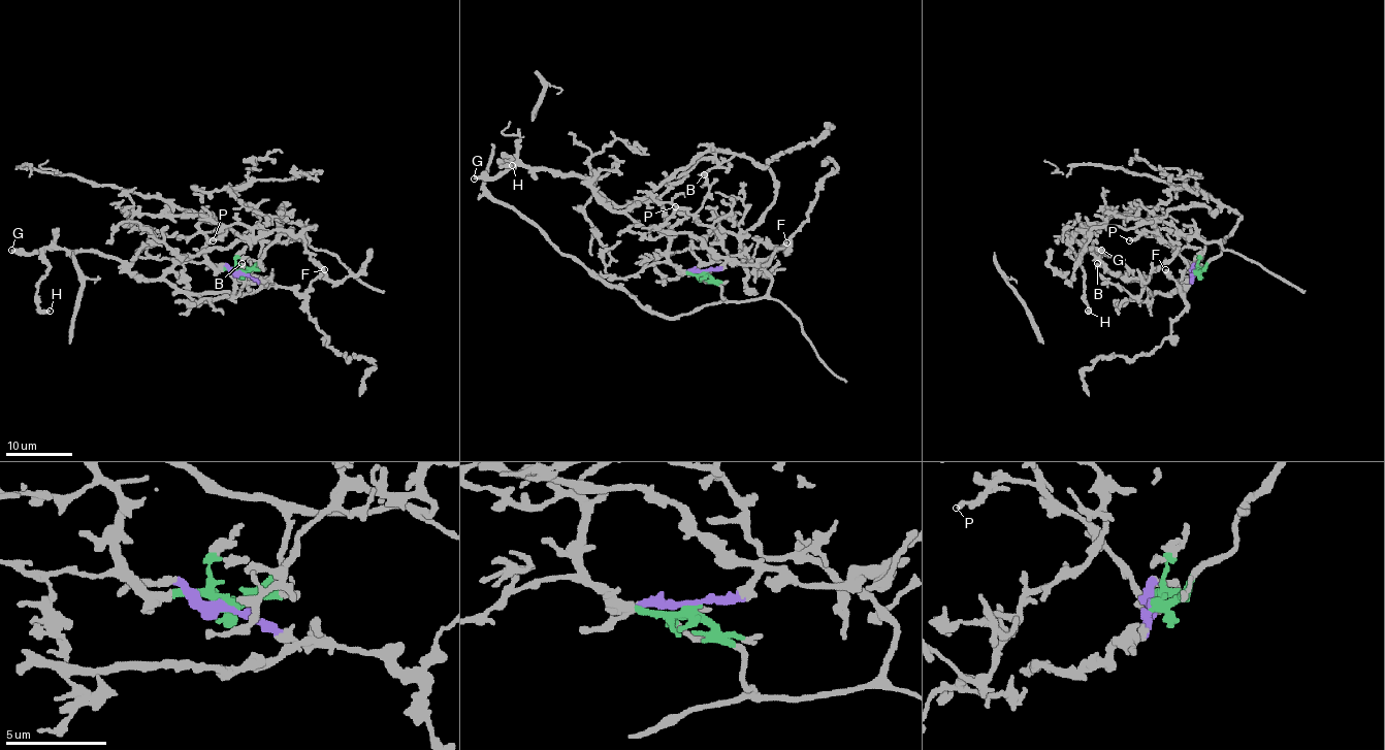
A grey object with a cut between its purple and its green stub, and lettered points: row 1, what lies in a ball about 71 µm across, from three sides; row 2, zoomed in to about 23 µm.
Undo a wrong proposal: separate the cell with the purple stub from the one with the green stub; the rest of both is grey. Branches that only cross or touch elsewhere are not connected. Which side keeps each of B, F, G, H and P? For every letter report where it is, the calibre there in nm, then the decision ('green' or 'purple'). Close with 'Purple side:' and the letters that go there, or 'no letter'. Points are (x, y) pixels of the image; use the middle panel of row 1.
B: place (704, 174); calibre 440 nm; green
F: place (786, 242); calibre 440 nm; purple
G: place (474, 178); calibre 400 nm; purple
H: place (512, 165); calibre 380 nm; purple
P: place (675, 206); calibre 280 nm; green
Purple side: F, G, H

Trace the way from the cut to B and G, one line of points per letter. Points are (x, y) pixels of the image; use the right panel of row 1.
B: (1194, 272), (1220, 254), (1223, 240), (1180, 234), (1177, 253), (1152, 270), (1138, 295), (1108, 283), (1096, 262)
G: (1193, 272), (1193, 278), (1178, 291), (1155, 294), (1138, 281), (1118, 278), (1088, 249), (1100, 253), (1101, 249)

